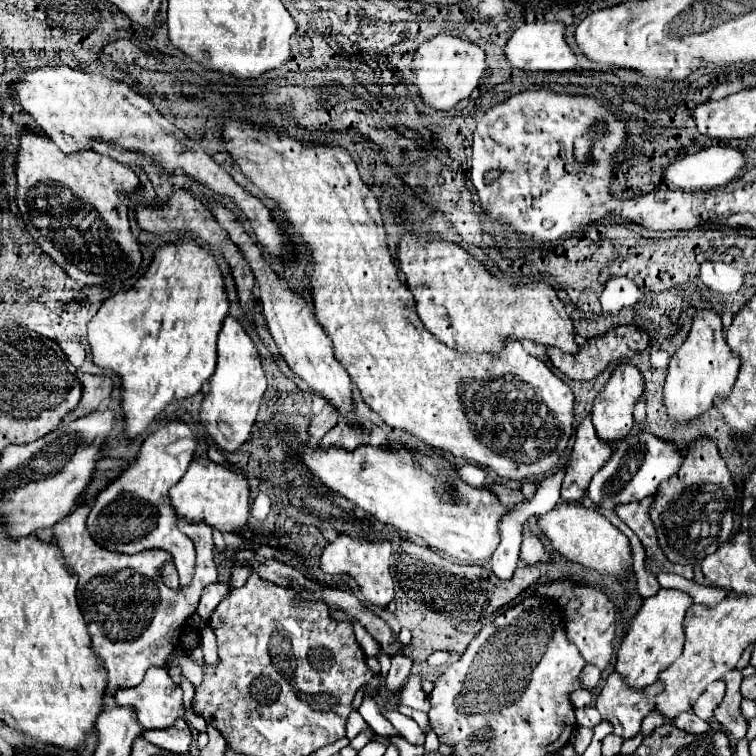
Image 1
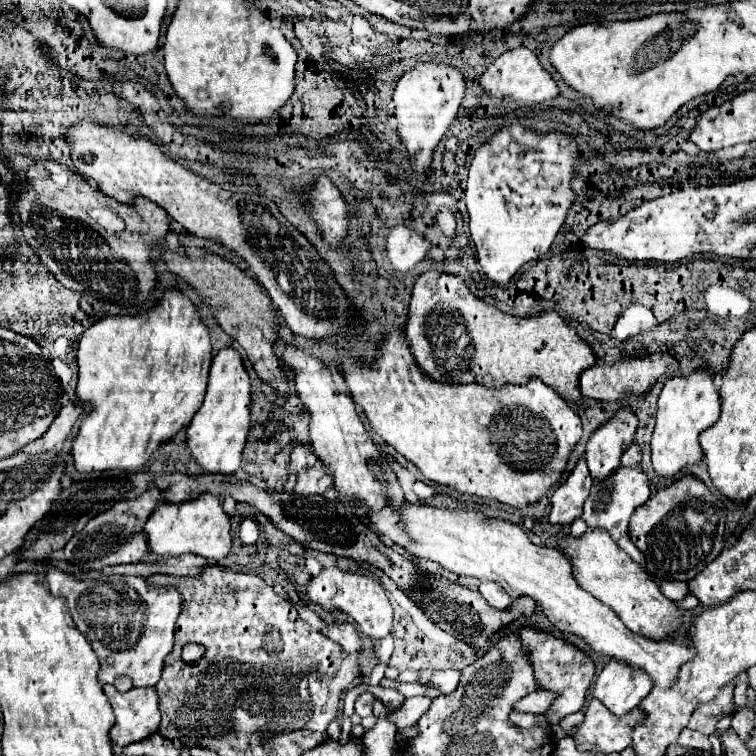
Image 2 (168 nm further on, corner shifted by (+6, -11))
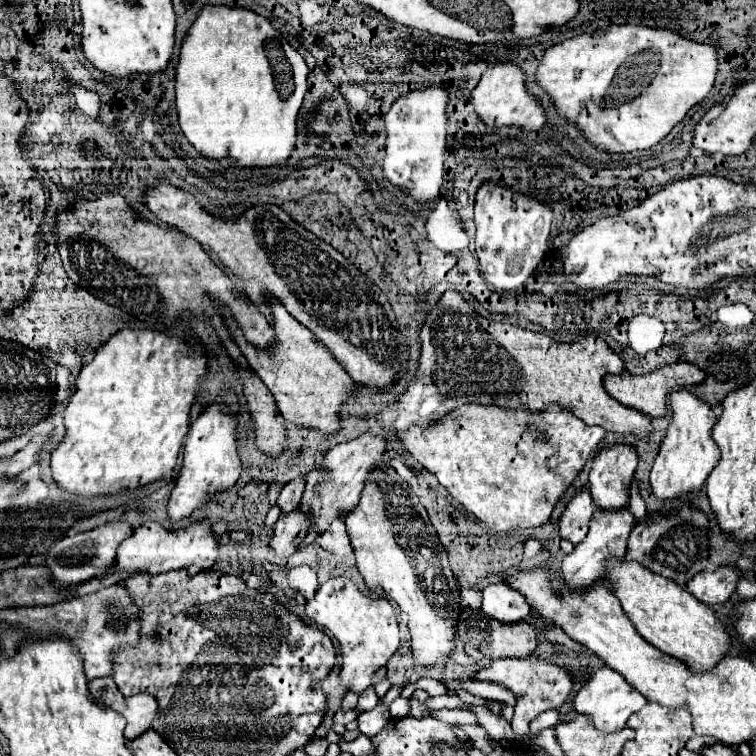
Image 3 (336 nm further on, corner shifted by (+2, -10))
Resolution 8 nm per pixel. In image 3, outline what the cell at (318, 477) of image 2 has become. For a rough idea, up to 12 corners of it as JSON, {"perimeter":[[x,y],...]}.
{"perimeter":[[300,509],[280,515],[268,545],[292,557],[306,537],[310,515]]}

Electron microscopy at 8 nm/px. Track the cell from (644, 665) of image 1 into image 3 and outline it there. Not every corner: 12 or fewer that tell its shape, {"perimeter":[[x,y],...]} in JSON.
{"perimeter":[[600,667],[576,693],[576,713],[604,733],[646,705],[618,671]]}

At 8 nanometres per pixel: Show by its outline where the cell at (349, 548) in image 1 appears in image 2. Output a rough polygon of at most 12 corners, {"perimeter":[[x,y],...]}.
{"perimeter":[[322,568],[306,592],[346,612],[370,638],[392,628],[392,606],[370,574]]}

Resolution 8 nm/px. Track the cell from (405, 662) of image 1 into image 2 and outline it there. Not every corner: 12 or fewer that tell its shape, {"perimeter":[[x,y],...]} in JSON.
{"perimeter":[[362,694],[356,700],[356,714],[370,716],[378,698]]}

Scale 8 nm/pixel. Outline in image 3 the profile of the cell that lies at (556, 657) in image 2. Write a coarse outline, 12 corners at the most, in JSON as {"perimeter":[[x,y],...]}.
{"perimeter":[[544,659],[494,661],[478,681],[514,691],[514,743],[530,747],[528,723],[574,689]]}

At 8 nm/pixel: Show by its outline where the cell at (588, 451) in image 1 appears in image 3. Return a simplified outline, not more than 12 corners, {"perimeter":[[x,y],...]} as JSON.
{"perimeter":[[590,491],[574,495],[560,517],[562,539],[578,545],[594,513]]}

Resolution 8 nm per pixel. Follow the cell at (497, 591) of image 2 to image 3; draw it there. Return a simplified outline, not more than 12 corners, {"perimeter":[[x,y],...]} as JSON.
{"perimeter":[[506,583],[488,585],[482,611],[500,623],[528,621],[532,607]]}

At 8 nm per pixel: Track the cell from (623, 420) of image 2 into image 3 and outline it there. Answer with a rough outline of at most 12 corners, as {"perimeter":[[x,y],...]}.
{"perimeter":[[630,445],[600,451],[590,495],[600,511],[630,503],[638,455]]}

